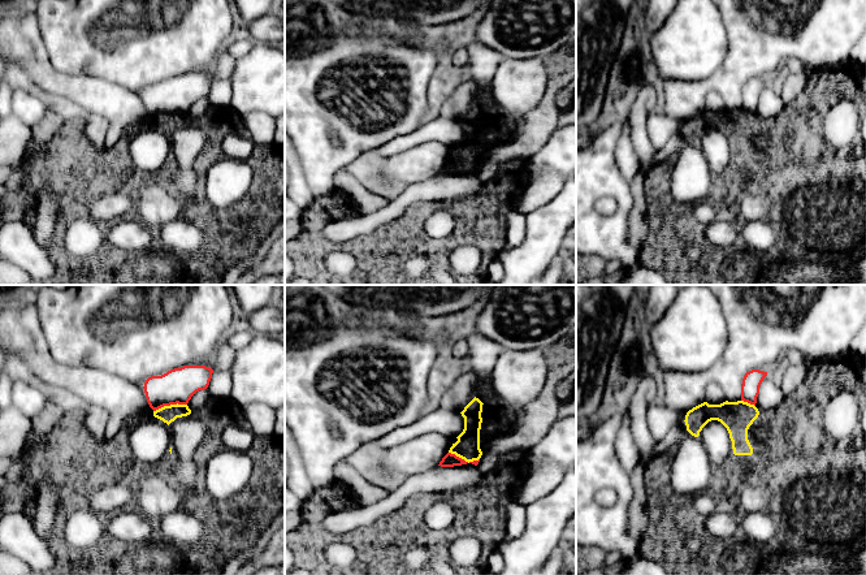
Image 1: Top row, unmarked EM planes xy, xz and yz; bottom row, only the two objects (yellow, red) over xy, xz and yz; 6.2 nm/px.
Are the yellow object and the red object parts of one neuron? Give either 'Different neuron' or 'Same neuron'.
Different neuron

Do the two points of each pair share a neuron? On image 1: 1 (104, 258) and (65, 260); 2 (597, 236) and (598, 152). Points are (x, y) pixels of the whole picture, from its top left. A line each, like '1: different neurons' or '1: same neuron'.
1: same neuron
2: same neuron

